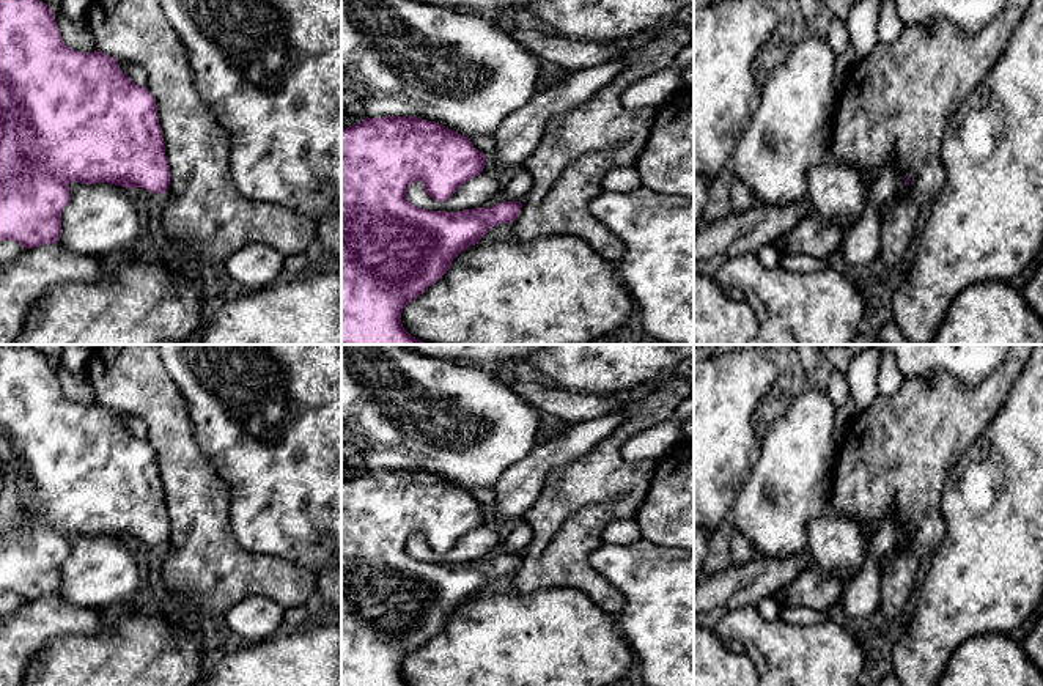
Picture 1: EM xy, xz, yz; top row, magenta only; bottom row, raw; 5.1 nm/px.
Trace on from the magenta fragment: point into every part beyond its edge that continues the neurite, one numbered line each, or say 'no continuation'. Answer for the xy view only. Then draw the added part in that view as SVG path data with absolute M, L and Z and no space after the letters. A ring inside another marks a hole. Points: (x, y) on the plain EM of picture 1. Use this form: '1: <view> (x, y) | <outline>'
no continuation

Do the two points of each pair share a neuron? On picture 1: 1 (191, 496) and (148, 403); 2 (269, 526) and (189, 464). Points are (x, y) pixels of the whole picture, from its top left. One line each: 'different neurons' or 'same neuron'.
1: same neuron
2: different neurons

